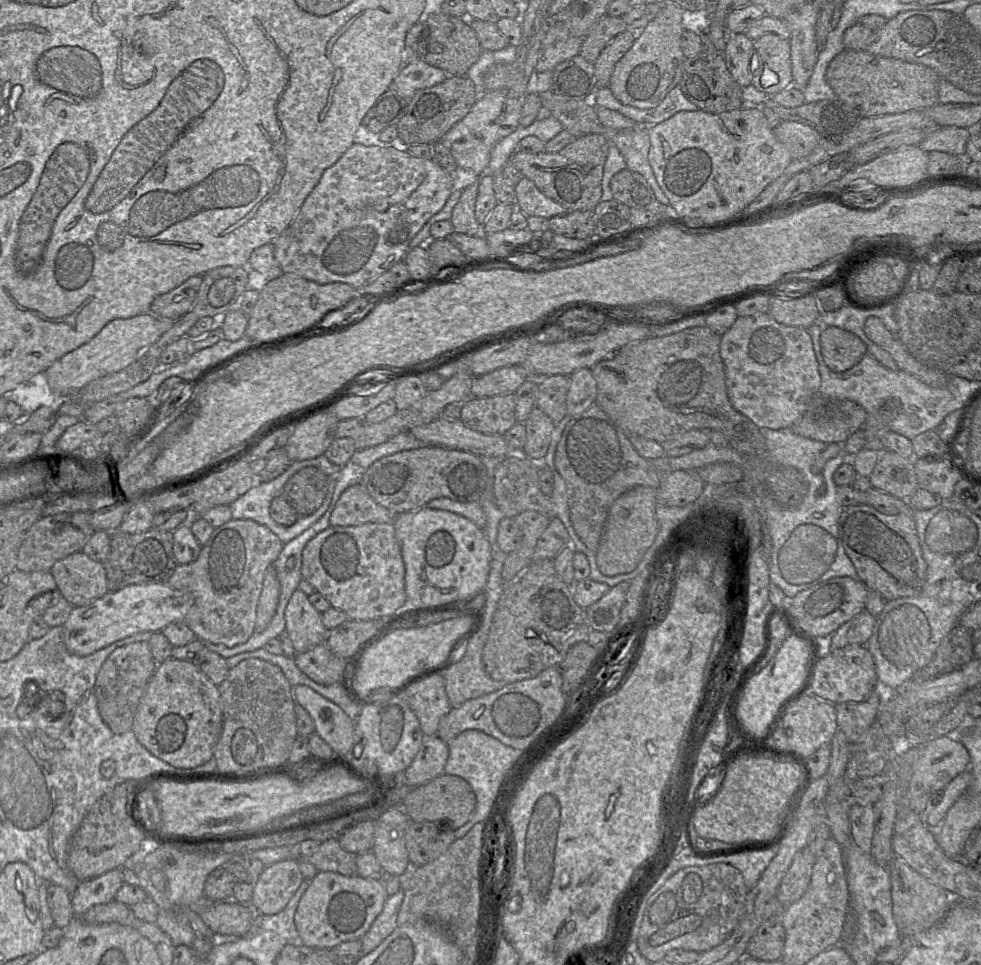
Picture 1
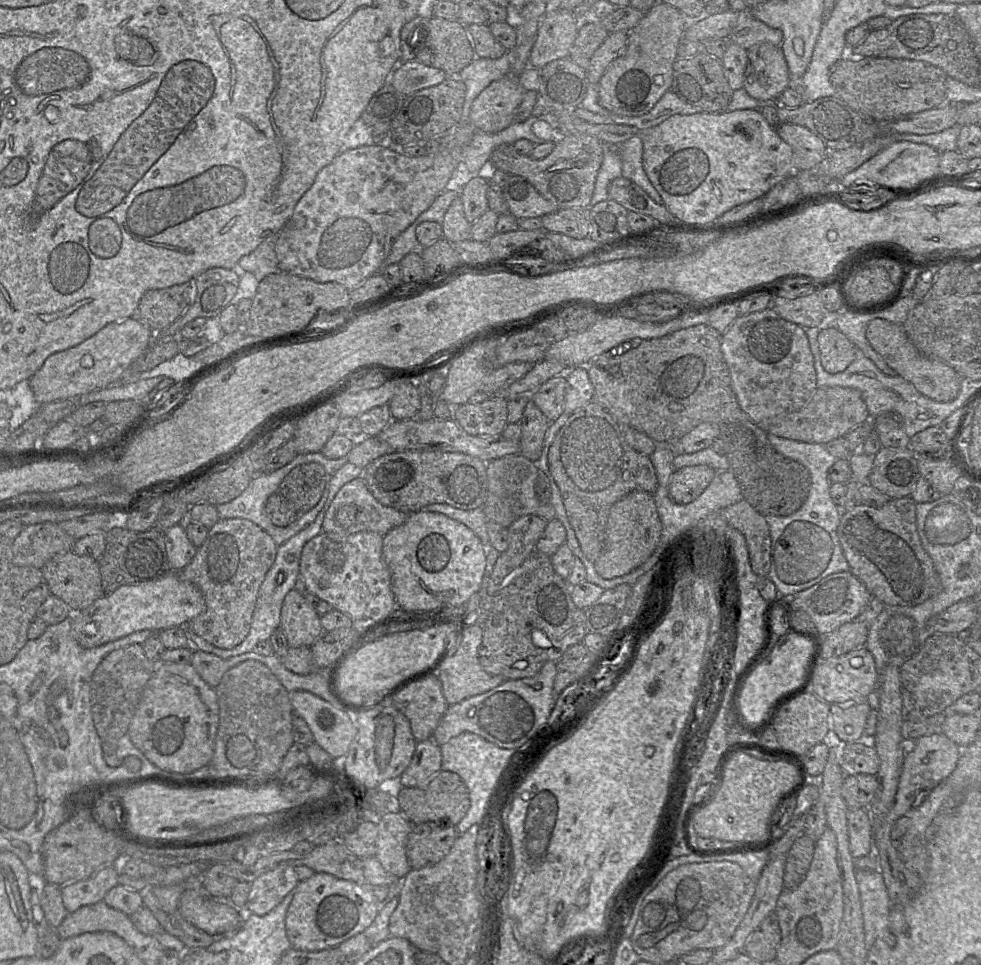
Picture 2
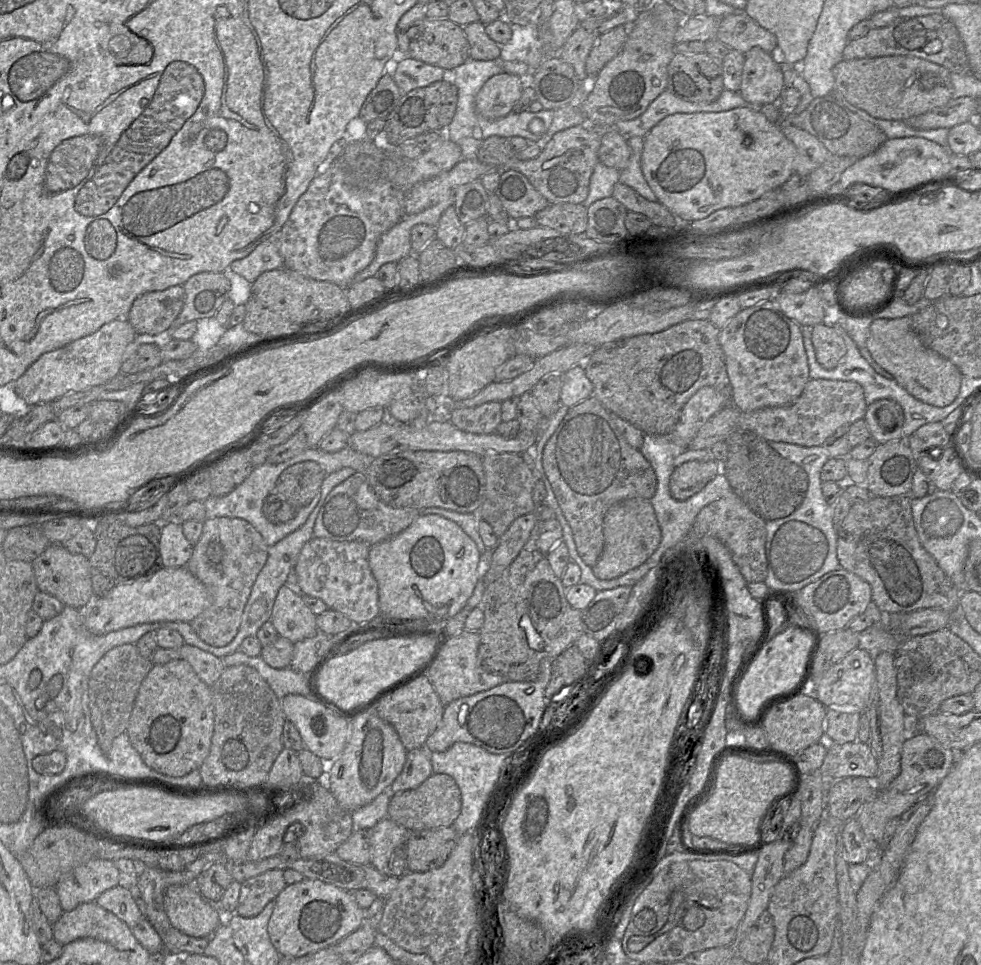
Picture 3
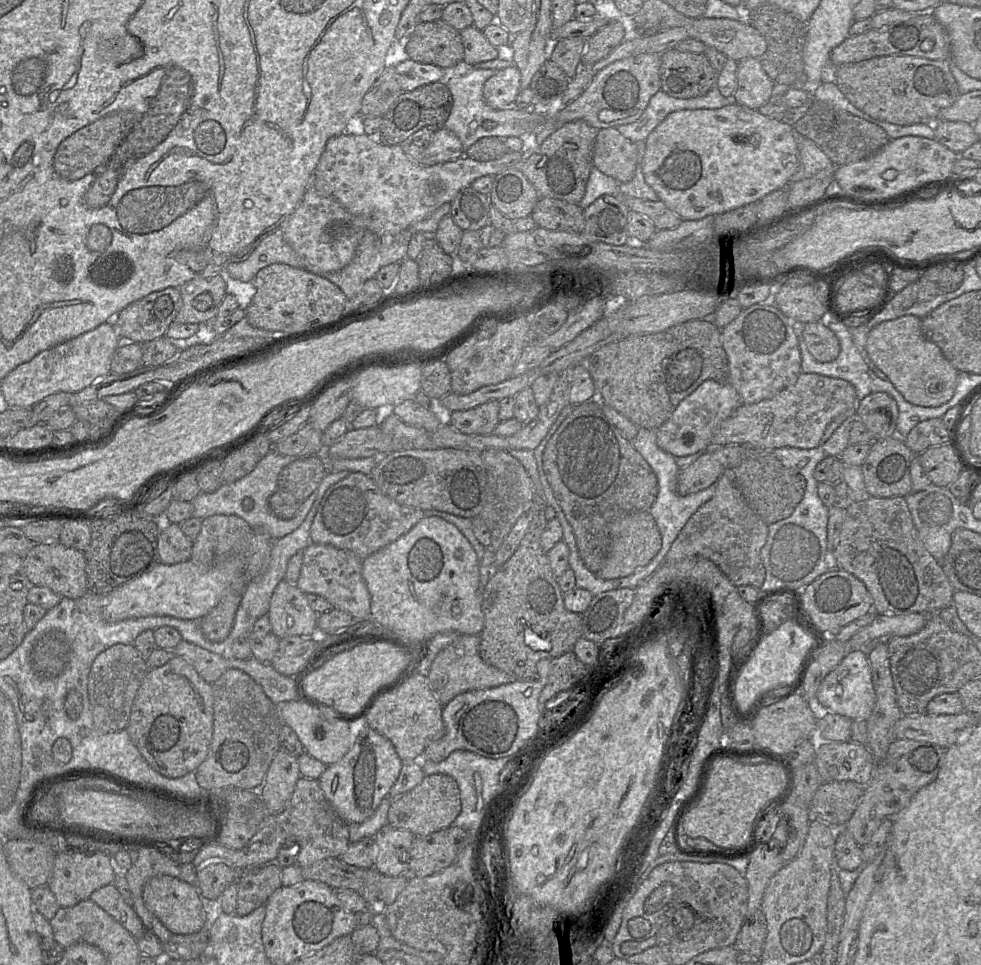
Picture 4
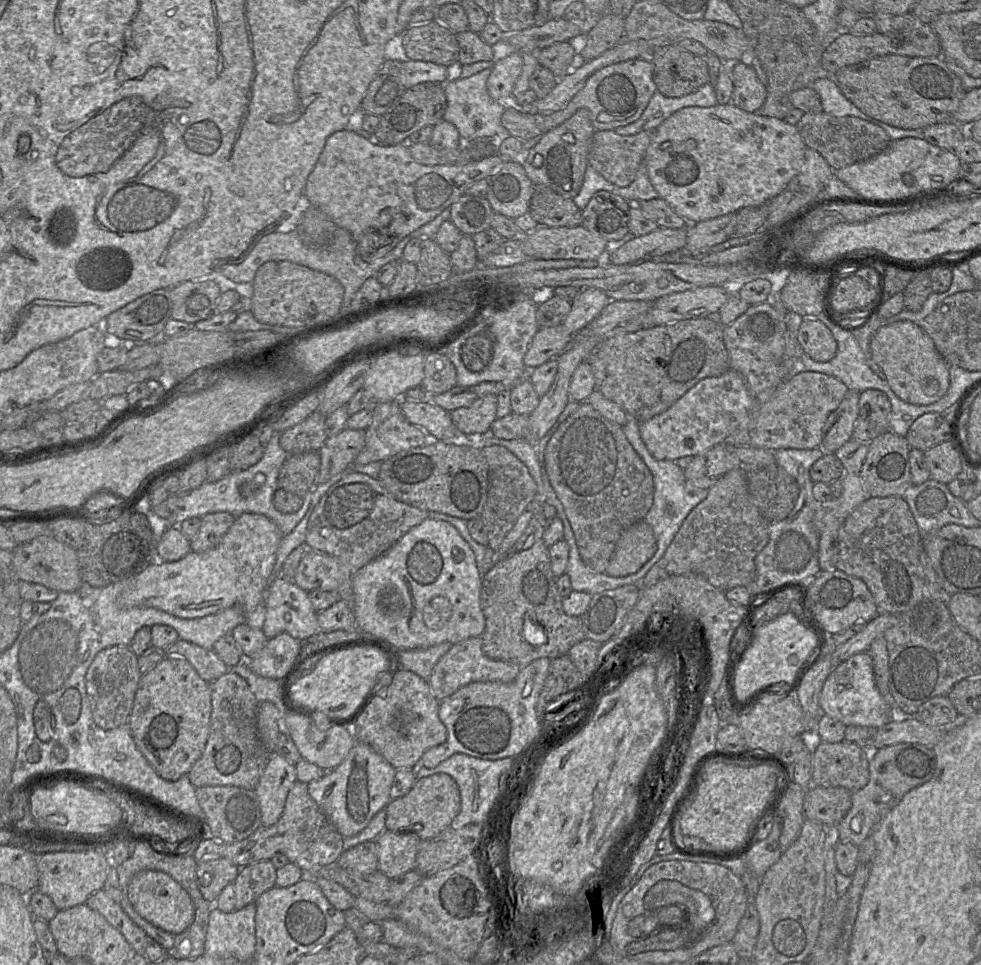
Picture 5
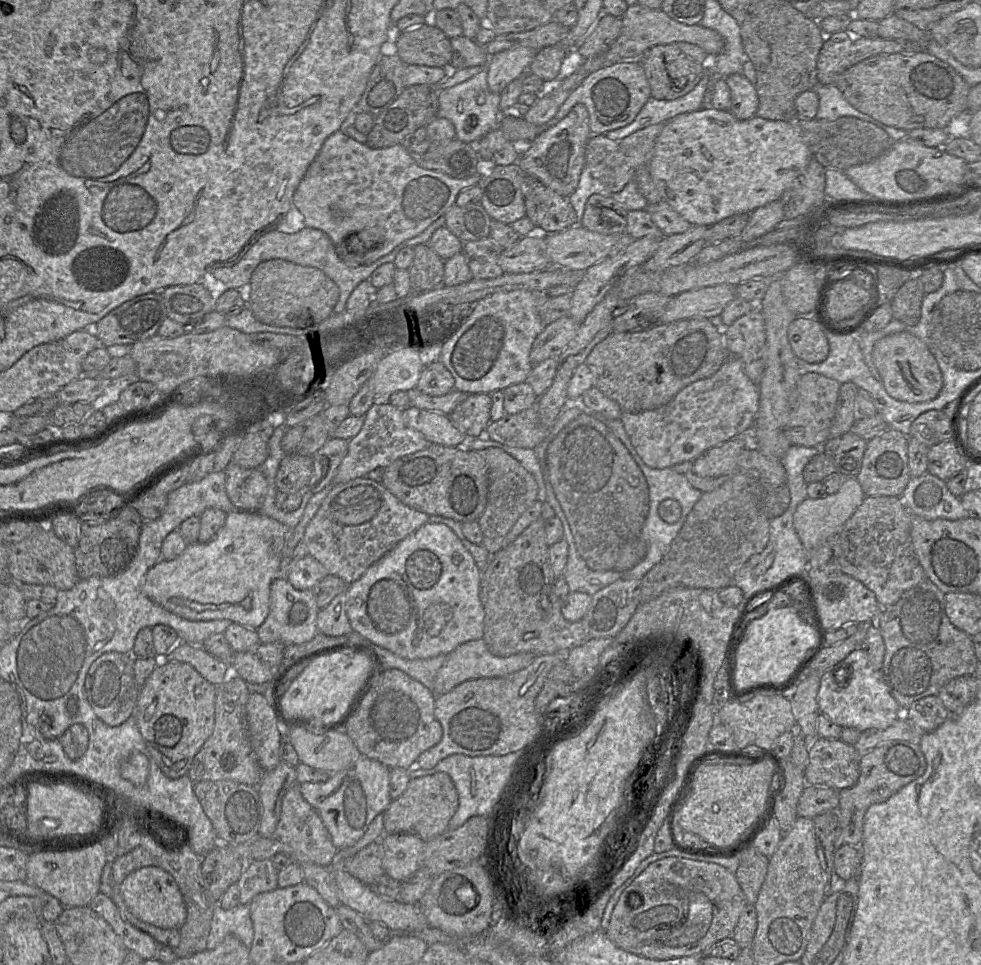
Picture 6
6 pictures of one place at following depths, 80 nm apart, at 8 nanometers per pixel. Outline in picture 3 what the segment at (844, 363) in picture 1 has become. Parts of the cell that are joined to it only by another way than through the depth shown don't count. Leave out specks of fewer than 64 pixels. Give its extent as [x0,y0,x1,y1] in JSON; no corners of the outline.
[812,323,846,369]

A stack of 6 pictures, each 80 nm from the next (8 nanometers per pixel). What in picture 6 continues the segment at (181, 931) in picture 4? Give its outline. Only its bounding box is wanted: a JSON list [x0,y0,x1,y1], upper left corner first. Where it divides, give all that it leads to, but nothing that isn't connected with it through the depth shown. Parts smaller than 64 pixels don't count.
[121,866,187,929]

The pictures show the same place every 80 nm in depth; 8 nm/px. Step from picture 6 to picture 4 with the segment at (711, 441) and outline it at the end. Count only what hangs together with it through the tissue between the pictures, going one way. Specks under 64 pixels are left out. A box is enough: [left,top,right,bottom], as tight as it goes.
[656,380,741,457]

